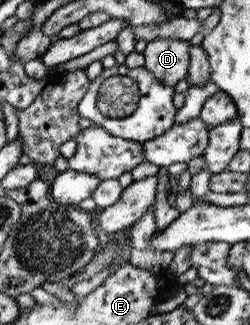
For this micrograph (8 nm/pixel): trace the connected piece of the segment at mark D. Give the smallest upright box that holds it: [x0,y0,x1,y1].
[143,38,189,85]

